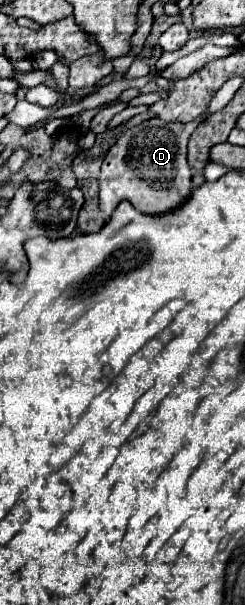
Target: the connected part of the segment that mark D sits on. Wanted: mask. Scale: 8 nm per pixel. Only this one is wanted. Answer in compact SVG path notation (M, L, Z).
M205 113L191 123L165 123L161 119L143 121L127 129L109 149L99 177L99 209L109 219L121 201L129 201L145 215L165 215L179 209L193 191L191 167L187 165L187 141L203 123Z

